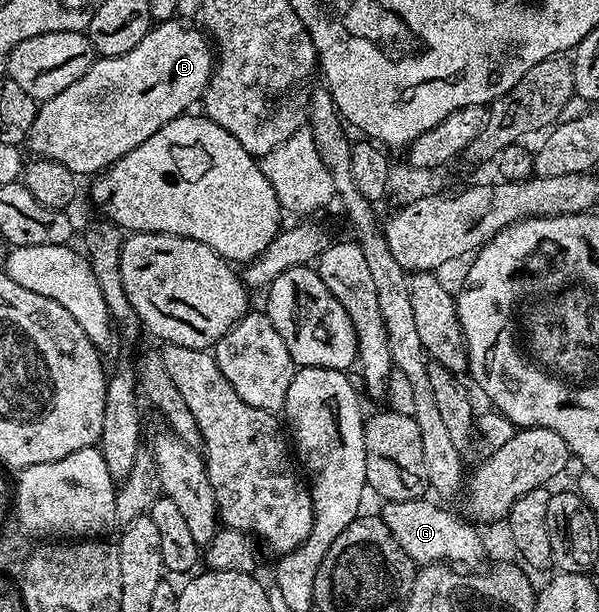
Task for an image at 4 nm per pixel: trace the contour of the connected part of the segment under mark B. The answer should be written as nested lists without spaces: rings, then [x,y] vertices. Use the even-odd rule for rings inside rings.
[[[182,21],[158,23],[151,26],[144,41],[140,41],[136,49],[128,49],[128,53],[115,59],[95,58],[94,64],[88,73],[84,73],[84,77],[80,77],[80,81],[68,85],[64,93],[45,100],[39,106],[28,140],[28,147],[34,150],[33,154],[40,159],[63,163],[79,177],[94,177],[148,141],[148,137],[168,125],[168,121],[187,114],[193,108],[190,106],[193,103],[195,106],[206,94],[216,62],[211,40],[197,26],[190,26],[194,25]]]

